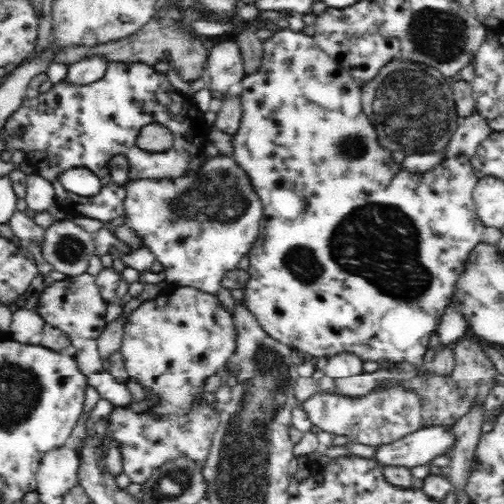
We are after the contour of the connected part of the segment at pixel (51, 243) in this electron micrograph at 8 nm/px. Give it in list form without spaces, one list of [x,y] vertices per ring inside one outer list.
[[[67,218],[54,221],[46,228],[46,240],[41,248],[43,258],[52,265],[53,270],[68,277],[86,273],[88,262],[97,254],[94,234]]]

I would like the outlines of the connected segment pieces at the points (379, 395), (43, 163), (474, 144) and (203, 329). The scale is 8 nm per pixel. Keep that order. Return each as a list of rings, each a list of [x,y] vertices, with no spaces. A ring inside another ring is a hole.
[[[386,388],[371,393],[368,397],[349,398],[326,394],[320,391],[301,403],[308,420],[321,430],[348,438],[349,444],[360,443],[376,446],[394,442],[415,430],[422,424],[422,406],[412,391]]]
[[[109,62],[107,64],[104,76],[88,86],[74,86],[73,84],[60,83],[53,84],[51,88],[42,93],[42,104],[38,108],[28,106],[27,98],[24,98],[21,107],[11,113],[7,119],[6,137],[7,146],[5,150],[22,150],[26,160],[26,169],[29,172],[36,172],[52,183],[55,188],[56,205],[66,213],[79,214],[100,220],[104,226],[108,226],[112,220],[124,215],[124,202],[126,202],[126,187],[117,185],[111,180],[108,174],[107,162],[111,156],[118,153],[124,153],[130,163],[129,180],[151,180],[151,181],[169,181],[176,180],[184,176],[188,170],[188,164],[192,160],[192,150],[199,152],[200,148],[206,146],[208,124],[196,124],[200,118],[196,118],[195,106],[192,106],[188,100],[184,100],[185,95],[174,88],[164,74],[156,72],[146,63],[125,63]],[[156,122],[166,126],[173,132],[175,144],[166,150],[166,152],[146,152],[136,147],[136,138],[140,134],[140,128]],[[74,167],[86,167],[102,181],[102,187],[98,194],[87,197],[78,196],[63,187],[59,181],[59,176],[65,170]]]
[[[477,111],[467,117],[461,117],[458,128],[454,131],[452,139],[446,145],[445,154],[452,156],[471,157],[480,143],[492,133],[491,128]]]
[[[166,285],[158,296],[142,302],[126,315],[120,352],[129,377],[144,386],[152,406],[146,414],[152,417],[181,418],[190,415],[195,407],[204,404],[204,384],[210,376],[224,370],[237,350],[237,331],[233,314],[220,302],[216,293],[188,285]]]

